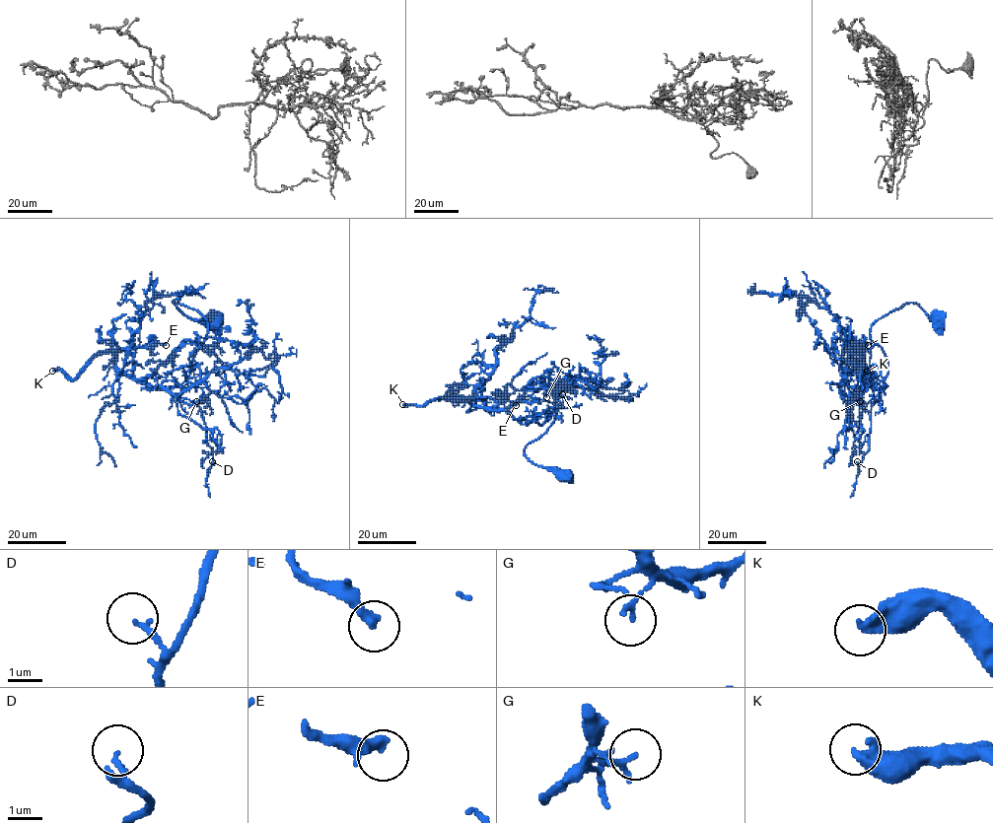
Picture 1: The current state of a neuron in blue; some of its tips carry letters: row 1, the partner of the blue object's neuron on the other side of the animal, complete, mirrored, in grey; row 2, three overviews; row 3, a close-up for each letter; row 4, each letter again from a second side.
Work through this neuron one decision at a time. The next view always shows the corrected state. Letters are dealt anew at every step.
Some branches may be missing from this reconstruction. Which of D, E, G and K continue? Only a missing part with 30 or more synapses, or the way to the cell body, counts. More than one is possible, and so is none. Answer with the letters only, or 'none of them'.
K

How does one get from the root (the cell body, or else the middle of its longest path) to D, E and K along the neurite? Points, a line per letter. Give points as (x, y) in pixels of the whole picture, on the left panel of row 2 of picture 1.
D: (214, 322), (190, 318), (175, 303), (195, 309), (208, 331), (189, 376), (167, 389), (200, 408), (212, 461)
E: (214, 322), (190, 318), (175, 303), (208, 327), (179, 384), (147, 386), (116, 366), (120, 352), (166, 345)
K: (214, 322), (175, 303), (208, 331), (189, 376), (165, 389), (124, 376), (111, 353), (75, 378), (52, 371)

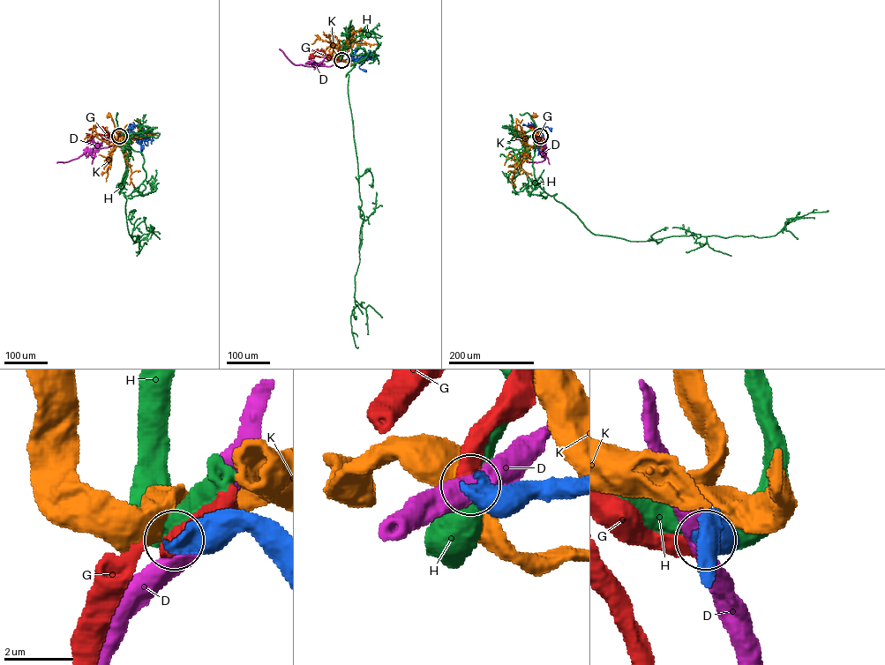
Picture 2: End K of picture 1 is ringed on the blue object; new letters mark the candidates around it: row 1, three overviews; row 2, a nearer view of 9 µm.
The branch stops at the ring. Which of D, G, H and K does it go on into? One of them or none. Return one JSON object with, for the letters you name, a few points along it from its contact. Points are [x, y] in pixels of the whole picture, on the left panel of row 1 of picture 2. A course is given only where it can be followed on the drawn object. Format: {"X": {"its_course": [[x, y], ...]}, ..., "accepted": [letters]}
{"G": {"its_course": [[119, 137], [117, 142], [108, 135], [97, 134], [90, 137], [87, 134], [86, 138]]}, "accepted": ["G"]}

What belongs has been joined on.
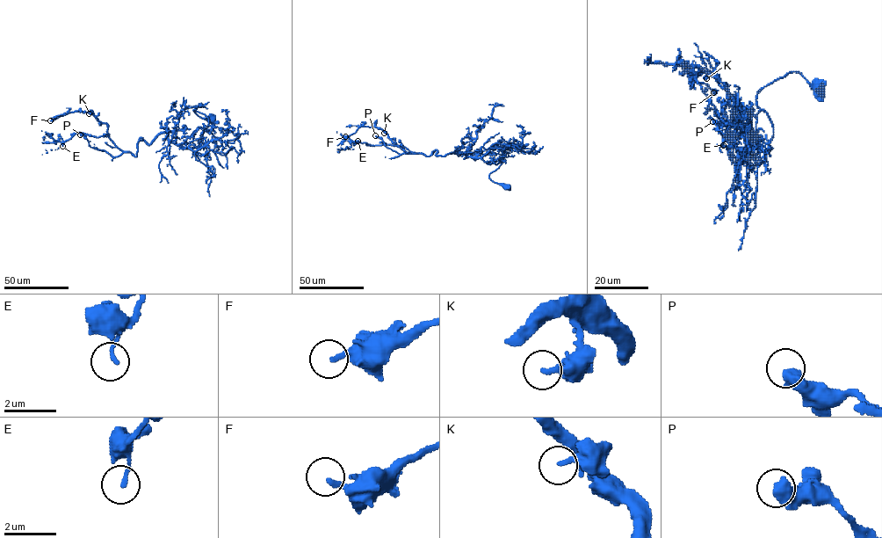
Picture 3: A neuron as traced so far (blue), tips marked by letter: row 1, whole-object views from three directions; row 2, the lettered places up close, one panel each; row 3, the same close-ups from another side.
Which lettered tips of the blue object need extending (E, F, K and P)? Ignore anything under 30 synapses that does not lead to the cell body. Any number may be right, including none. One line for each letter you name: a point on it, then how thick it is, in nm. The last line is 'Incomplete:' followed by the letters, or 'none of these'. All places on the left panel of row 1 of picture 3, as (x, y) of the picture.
Incomplete: none of these

